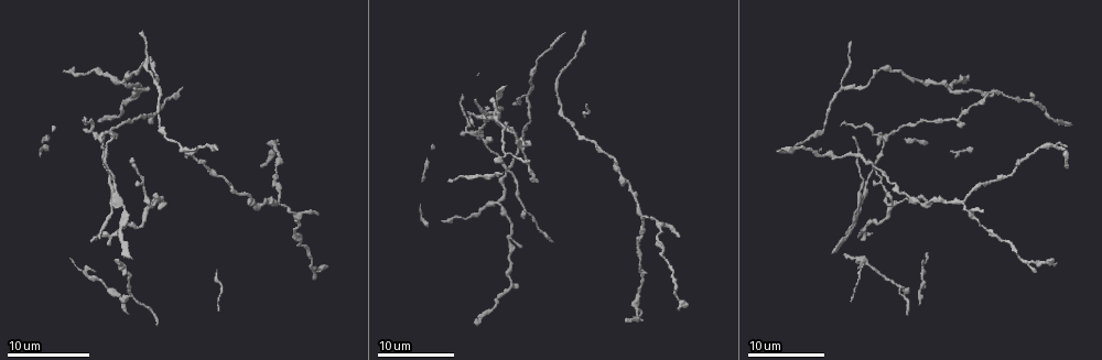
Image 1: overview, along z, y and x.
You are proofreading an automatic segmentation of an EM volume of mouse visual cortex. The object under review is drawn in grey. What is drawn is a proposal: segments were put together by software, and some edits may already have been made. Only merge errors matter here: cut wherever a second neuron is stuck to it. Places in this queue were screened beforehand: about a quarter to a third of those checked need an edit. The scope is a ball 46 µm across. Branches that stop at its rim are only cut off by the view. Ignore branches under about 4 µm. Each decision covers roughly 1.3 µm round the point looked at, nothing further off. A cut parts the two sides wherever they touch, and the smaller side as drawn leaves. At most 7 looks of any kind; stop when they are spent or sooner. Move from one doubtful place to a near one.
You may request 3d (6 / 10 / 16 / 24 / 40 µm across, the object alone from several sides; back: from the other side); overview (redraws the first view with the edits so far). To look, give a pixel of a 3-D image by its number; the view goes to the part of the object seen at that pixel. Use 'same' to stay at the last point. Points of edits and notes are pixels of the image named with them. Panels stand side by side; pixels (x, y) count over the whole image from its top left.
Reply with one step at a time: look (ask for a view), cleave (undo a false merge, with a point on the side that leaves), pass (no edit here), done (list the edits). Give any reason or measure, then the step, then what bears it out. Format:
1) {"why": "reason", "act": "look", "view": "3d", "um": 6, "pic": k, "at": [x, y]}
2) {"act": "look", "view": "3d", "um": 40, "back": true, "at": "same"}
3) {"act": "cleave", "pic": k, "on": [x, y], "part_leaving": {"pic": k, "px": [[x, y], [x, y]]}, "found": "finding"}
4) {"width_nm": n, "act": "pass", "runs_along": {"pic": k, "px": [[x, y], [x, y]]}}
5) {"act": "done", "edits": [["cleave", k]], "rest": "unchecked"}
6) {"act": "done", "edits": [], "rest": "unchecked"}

{"why": "arms part here", "act": "look", "view": "3d", "um": 6, "pic": 1, "at": [495, 203]}

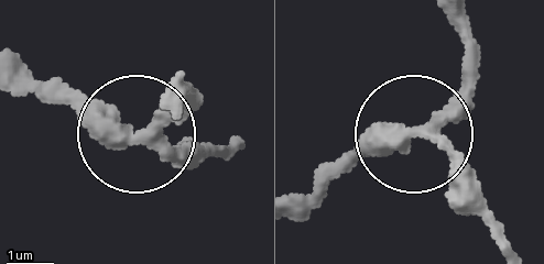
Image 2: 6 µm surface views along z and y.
{"width_nm": 290, "act": "pass", "runs_along": {"pic": 2, "px": [[459, 14], [470, 62], [459, 85], [412, 129], [333, 168]]}, "found": "all the same neuron"}

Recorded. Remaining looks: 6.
{"why": "arms part here", "act": "look", "view": "3d", "um": 6, "pic": 1, "at": [145, 90]}

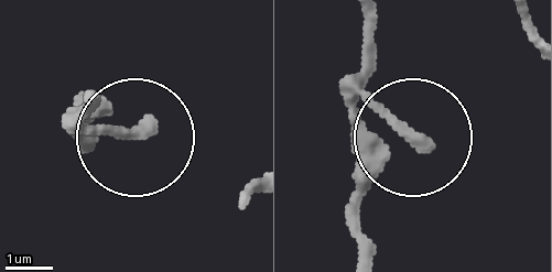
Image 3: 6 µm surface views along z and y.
{"width_nm": 240, "act": "pass", "found": "continuous, no second neuron"}

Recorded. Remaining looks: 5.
{"act": "look", "view": "3d", "um": 10, "pic": 1, "at": [152, 205]}

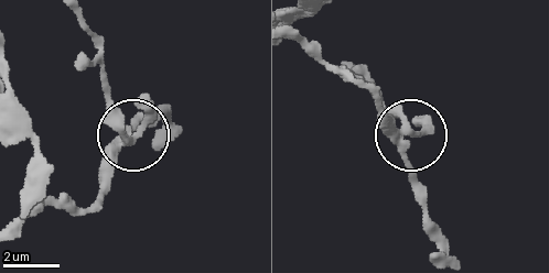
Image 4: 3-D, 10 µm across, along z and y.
{"act": "look", "view": "3d", "um": 6, "pic": 4, "at": [407, 126]}

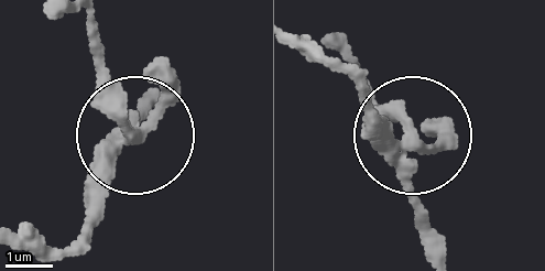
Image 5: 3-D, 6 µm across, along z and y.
{"side_arm_um": 6, "act": "pass", "runs_along": {"pic": 5, "px": [[294, 34], [377, 121], [409, 137], [424, 247]]}, "found": "one neuron here"}

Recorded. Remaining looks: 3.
{"act": "done", "edits": [], "rest": "unchecked"}

